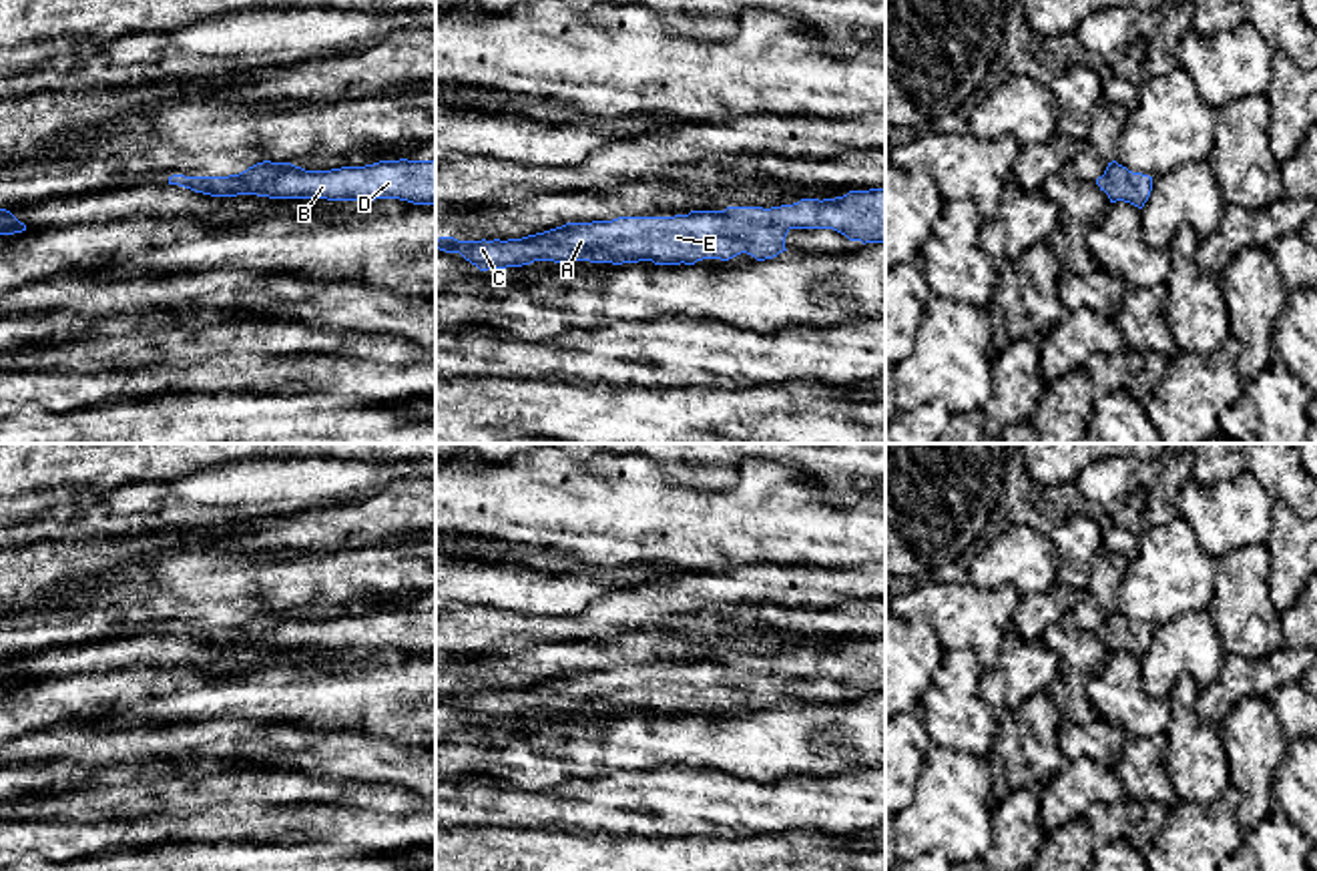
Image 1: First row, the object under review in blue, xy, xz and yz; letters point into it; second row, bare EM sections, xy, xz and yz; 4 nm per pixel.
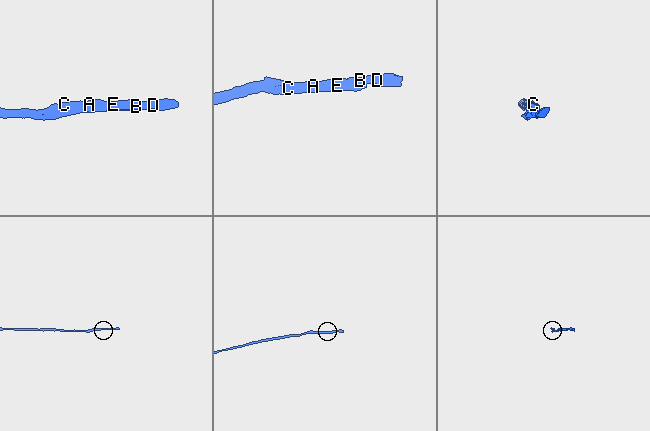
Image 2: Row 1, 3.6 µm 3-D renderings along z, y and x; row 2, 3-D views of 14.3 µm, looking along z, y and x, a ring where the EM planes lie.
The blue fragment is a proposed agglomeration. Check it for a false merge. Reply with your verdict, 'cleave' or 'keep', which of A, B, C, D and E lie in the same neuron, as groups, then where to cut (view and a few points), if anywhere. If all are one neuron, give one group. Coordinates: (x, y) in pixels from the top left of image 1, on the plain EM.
keep; groups A B C D E; cut none

